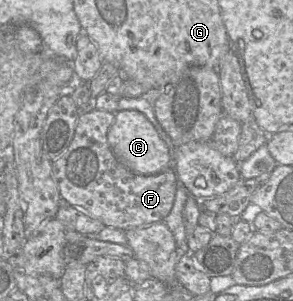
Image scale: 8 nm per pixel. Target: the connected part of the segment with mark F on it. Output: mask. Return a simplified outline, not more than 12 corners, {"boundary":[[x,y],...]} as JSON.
{"boundary":[[115,113],[79,115],[52,162],[62,202],[123,231],[161,222],[178,180],[141,175],[107,139]]}

